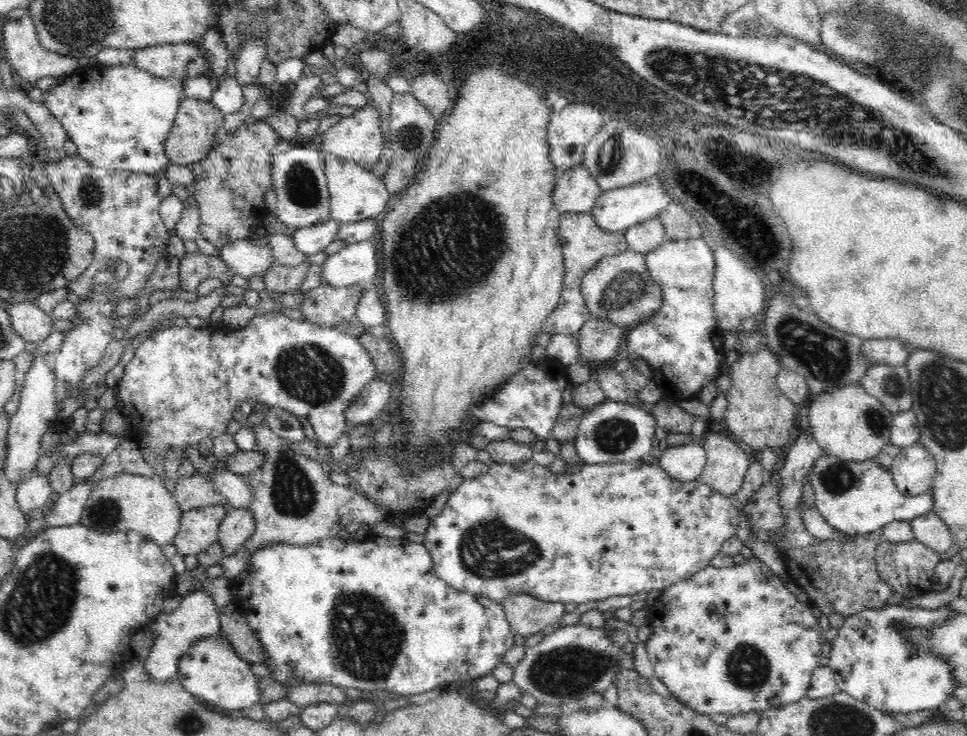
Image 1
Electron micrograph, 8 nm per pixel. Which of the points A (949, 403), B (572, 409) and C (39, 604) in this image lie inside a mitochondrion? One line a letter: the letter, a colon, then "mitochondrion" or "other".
A: mitochondrion
B: other
C: mitochondrion

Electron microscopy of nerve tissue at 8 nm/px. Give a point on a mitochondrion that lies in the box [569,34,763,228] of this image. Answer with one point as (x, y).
(609, 157)

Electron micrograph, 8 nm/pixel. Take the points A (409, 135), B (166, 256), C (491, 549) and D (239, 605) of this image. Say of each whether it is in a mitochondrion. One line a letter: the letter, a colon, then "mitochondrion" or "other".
A: mitochondrion
B: other
C: mitochondrion
D: other

